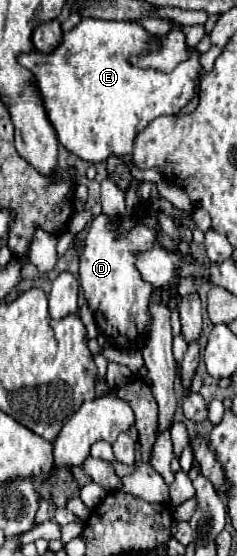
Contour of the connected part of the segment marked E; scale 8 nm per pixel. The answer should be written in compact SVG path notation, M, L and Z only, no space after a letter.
M83 17L77 27L63 35L63 43L53 53L45 55L33 51L29 55L21 55L19 63L35 75L45 101L47 117L55 127L61 145L89 163L99 163L111 155L129 155L135 137L155 117L179 113L187 103L193 101L199 91L199 77L203 75L203 67L199 63L201 53L195 47L189 47L189 57L181 61L171 73L163 73L157 69L137 69L129 63L131 55L147 55L151 49L159 49L159 39L135 21Z

